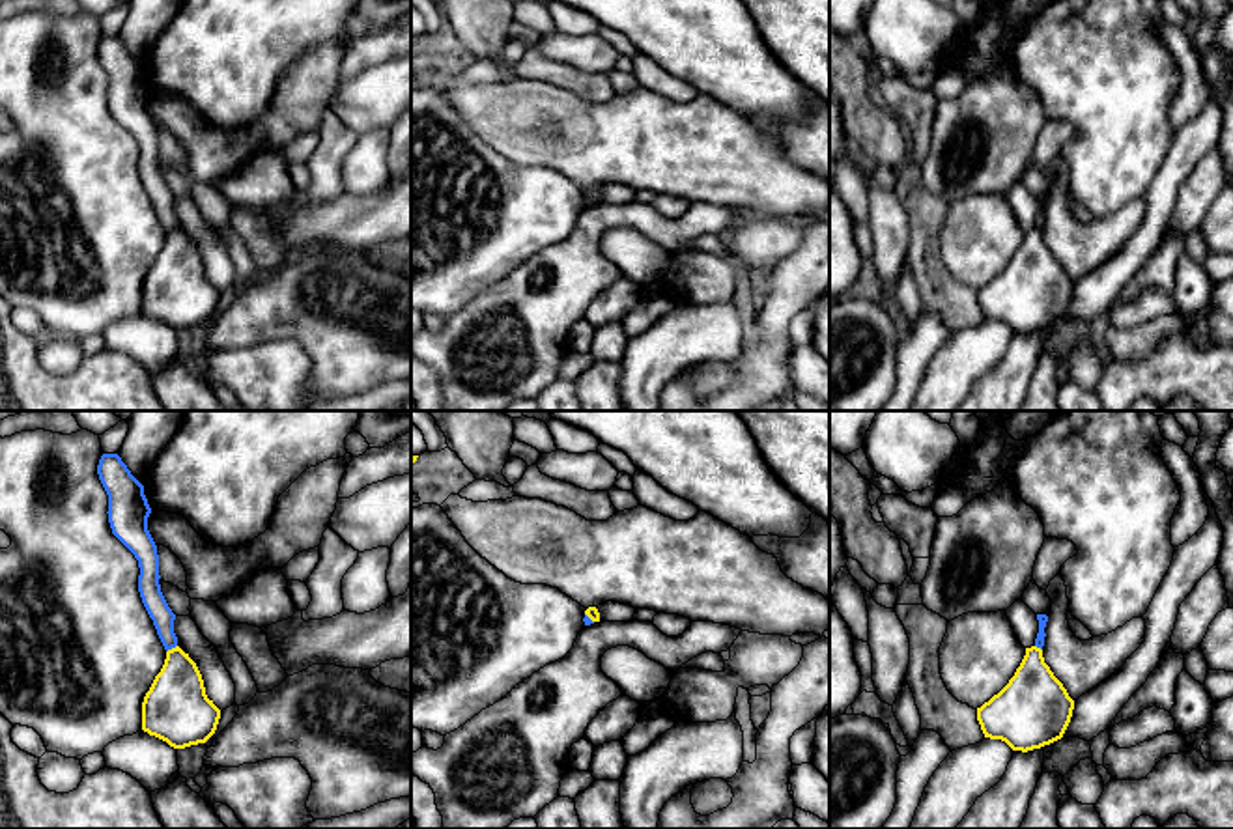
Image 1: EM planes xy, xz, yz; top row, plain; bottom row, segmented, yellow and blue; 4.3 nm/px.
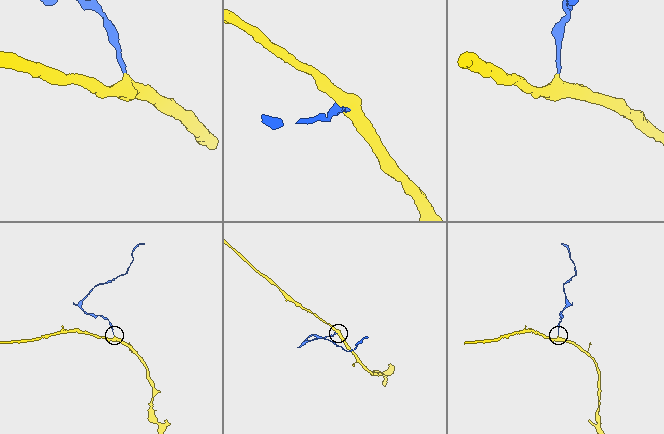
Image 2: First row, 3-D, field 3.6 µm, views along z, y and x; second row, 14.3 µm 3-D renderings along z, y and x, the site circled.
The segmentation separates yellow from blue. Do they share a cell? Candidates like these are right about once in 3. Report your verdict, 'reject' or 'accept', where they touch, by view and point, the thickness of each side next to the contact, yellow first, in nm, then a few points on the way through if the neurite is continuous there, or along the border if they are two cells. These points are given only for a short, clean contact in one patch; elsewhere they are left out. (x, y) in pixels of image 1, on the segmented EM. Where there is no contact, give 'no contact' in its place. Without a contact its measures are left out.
reject; meets yellow in xy at (172, 648); 280 nm thick on the yellow side, 100 nm on the other; border along xy (176, 645), (167, 652)

